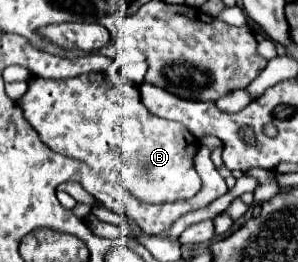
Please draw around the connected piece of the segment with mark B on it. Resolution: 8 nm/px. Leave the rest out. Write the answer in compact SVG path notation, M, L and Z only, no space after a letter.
M85 73L71 79L43 79L33 77L25 97L19 101L25 119L37 129L39 139L55 153L87 163L103 179L125 187L133 197L143 203L171 203L189 199L201 189L201 179L193 169L193 153L199 149L199 141L175 121L165 121L149 113L141 103L139 87L121 77L109 77L107 73Z

